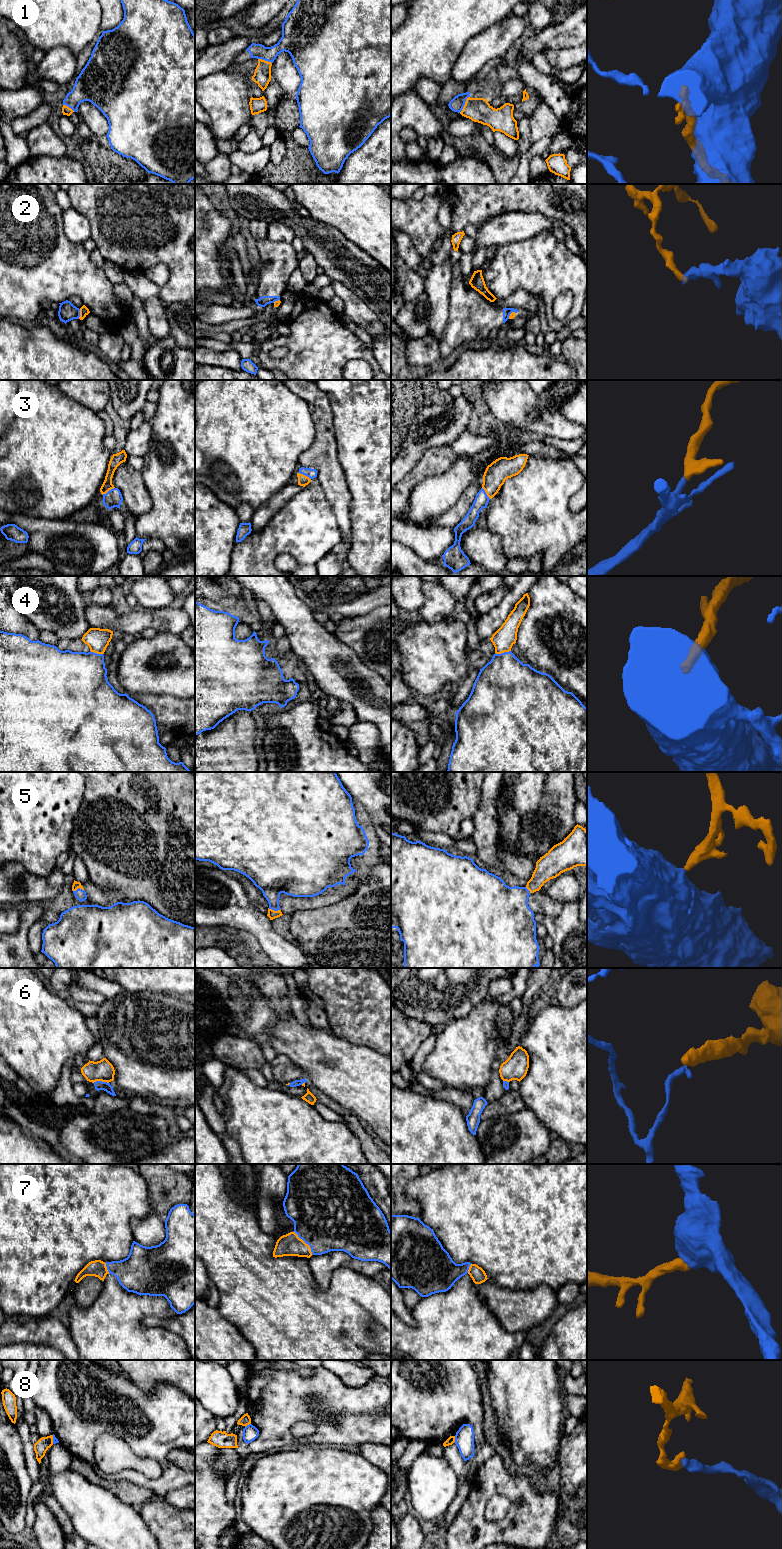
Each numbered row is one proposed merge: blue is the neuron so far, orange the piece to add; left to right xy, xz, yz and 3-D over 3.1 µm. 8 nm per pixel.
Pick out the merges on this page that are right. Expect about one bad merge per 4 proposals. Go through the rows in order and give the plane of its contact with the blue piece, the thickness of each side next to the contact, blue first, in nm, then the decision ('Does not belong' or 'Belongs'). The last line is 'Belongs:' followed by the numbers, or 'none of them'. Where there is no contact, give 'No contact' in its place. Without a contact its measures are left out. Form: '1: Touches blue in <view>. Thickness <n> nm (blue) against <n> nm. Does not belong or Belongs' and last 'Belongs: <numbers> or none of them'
1: Touches blue in yz. Thickness 110 nm (blue) against 190 nm. Belongs
2: Touches blue in xy. Thickness 140 nm (blue) against 70 nm. Does not belong
3: Touches blue in xz. Thickness 80 nm (blue) against 90 nm. Belongs
4: Touches blue in yz. Thickness 440 nm (blue) against 180 nm. Belongs
5: Touches blue in xz. Thickness 260 nm (blue) against 70 nm. Belongs
6: Touches blue in xy. Thickness 80 nm (blue) against 170 nm. Does not belong
7: Touches blue in xz. Thickness 500 nm (blue) against 180 nm. Belongs
8: Touches blue in yz. Thickness 160 nm (blue) against 60 nm. Does not belong
Belongs: 1, 3, 4, 5, 7

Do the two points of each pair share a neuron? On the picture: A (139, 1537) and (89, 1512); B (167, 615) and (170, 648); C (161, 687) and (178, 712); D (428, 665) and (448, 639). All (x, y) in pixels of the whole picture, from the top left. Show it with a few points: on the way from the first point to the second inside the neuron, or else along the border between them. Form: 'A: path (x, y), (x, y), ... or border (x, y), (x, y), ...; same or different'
A: path (127, 1537), (114, 1526), (101, 1519); same
B: border (157, 632), (168, 632), (179, 636); different
C: border (143, 693), (170, 694), (175, 697); different
D: path (430, 659), (444, 645); same

